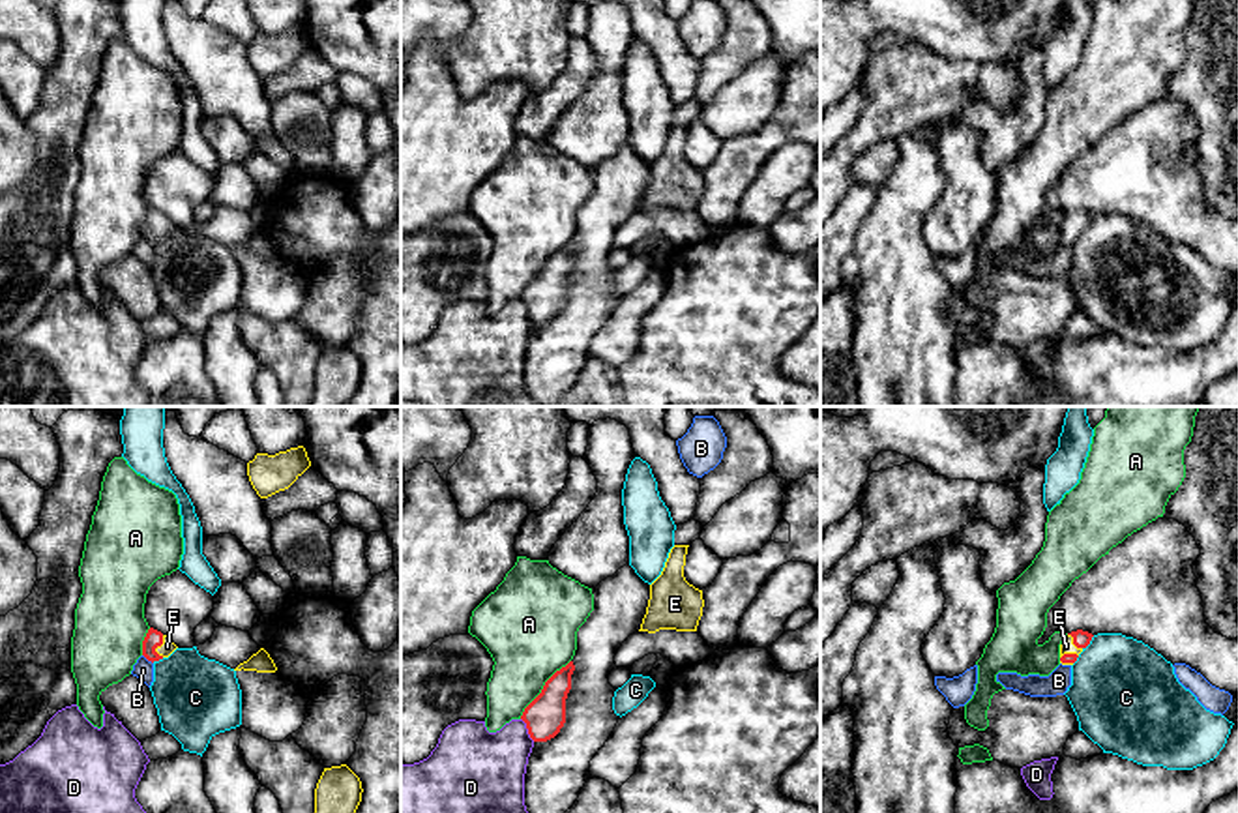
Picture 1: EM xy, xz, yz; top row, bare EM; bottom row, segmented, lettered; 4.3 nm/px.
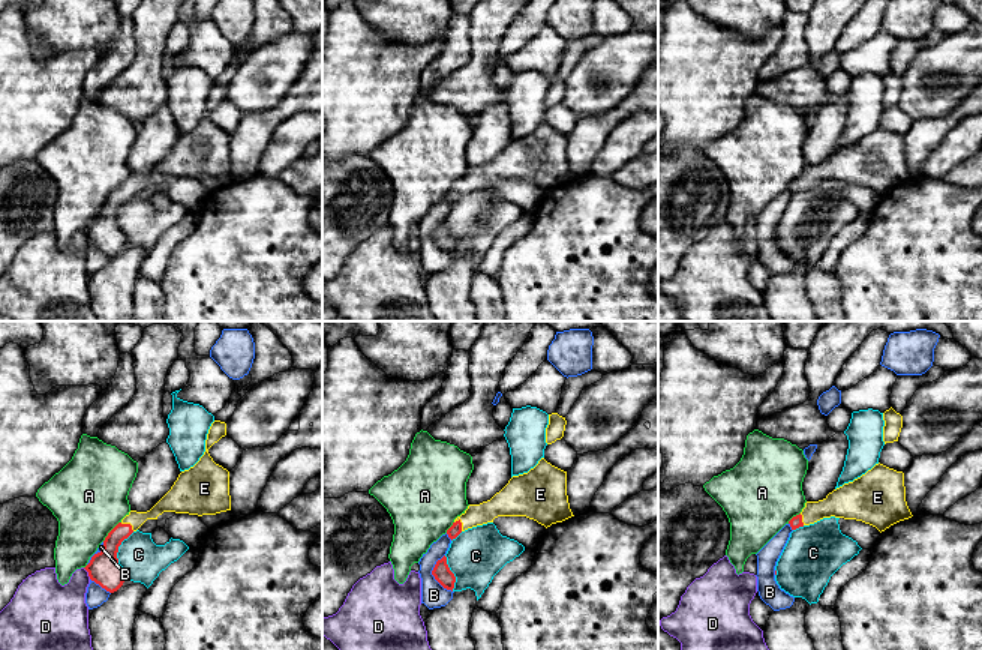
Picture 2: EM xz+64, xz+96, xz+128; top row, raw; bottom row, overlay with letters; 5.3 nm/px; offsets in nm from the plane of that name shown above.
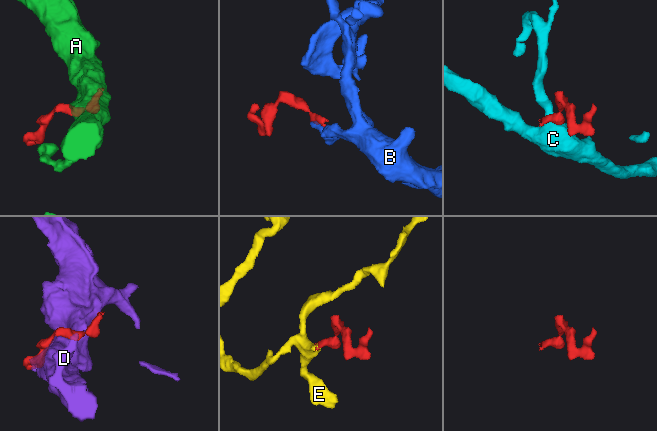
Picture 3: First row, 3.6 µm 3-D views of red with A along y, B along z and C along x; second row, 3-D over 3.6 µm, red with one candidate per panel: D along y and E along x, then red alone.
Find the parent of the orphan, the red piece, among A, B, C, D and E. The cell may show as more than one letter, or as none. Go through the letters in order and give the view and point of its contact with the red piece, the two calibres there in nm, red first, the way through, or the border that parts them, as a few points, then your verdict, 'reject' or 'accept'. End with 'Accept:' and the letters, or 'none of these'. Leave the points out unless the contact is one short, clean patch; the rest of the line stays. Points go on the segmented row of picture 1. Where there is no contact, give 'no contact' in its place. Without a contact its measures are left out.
A: contact xz (544, 688); calibres 170 and 400 nm; reject
B: contact xy (148, 660); calibres 70 and 90 nm; border xy (143, 654), (152, 664); reject
C: contact yz (1089, 643); calibres 80 and 440 nm; border yz (1094, 635), (1083, 649); reject
D: contact xz (527, 727); calibres 170 and 320 nm; reject
E: contact xy (158, 645); calibres 70 and 60 nm; way xy (154, 637), (158, 645), (167, 647); accept
Accept: E

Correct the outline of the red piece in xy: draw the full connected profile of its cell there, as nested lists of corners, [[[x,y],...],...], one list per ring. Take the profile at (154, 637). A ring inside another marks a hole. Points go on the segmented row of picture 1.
[[[150,628],[144,641],[142,641],[142,656],[148,661],[159,661],[169,658],[178,646],[161,631]]]

